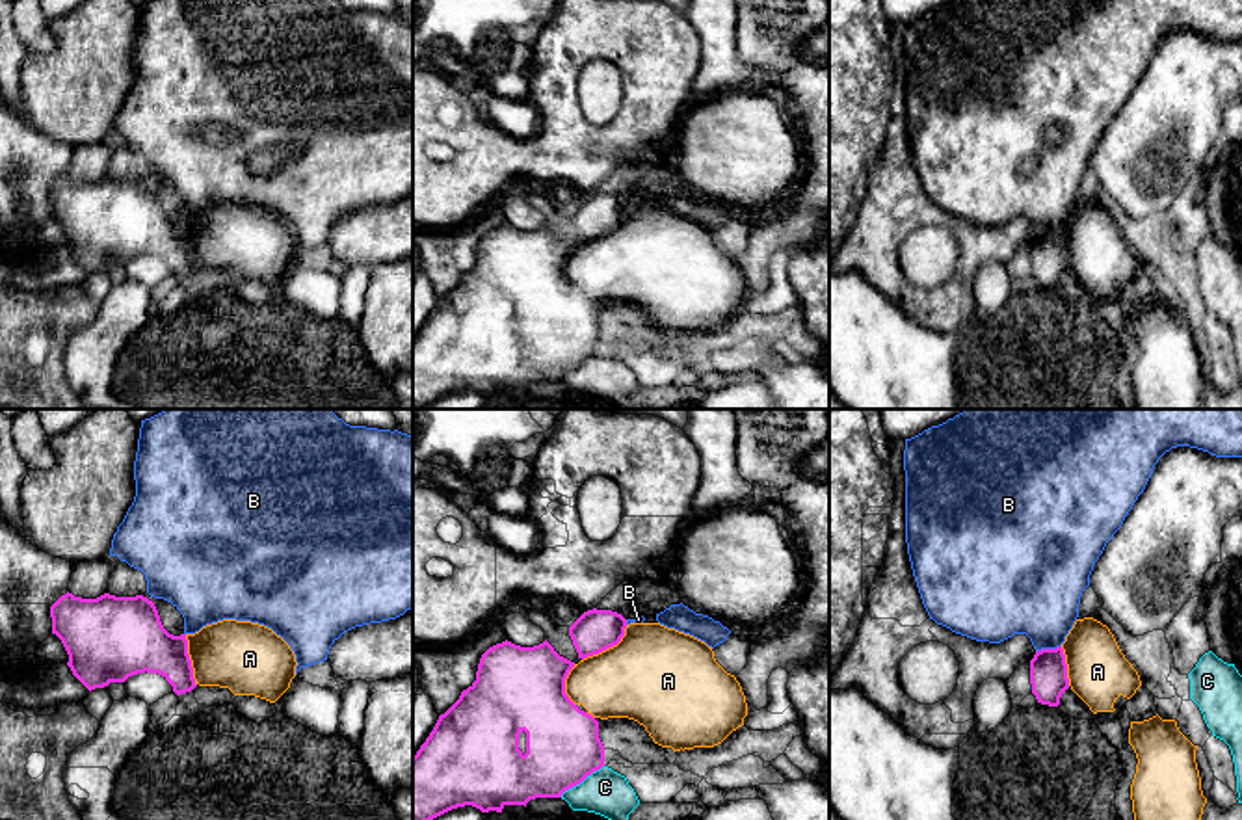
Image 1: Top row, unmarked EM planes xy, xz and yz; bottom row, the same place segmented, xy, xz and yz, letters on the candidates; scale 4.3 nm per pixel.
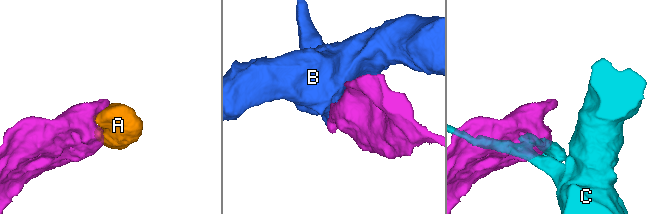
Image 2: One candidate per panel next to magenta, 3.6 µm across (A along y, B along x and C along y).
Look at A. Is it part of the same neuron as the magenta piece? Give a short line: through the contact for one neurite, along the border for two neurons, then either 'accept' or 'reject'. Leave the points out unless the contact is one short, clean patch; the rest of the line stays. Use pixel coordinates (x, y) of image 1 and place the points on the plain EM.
line xz (595, 214), (608, 231), (629, 251), (655, 259); accept

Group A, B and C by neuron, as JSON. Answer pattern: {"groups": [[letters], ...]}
{"groups": [["A"], ["B"], ["C"]]}

